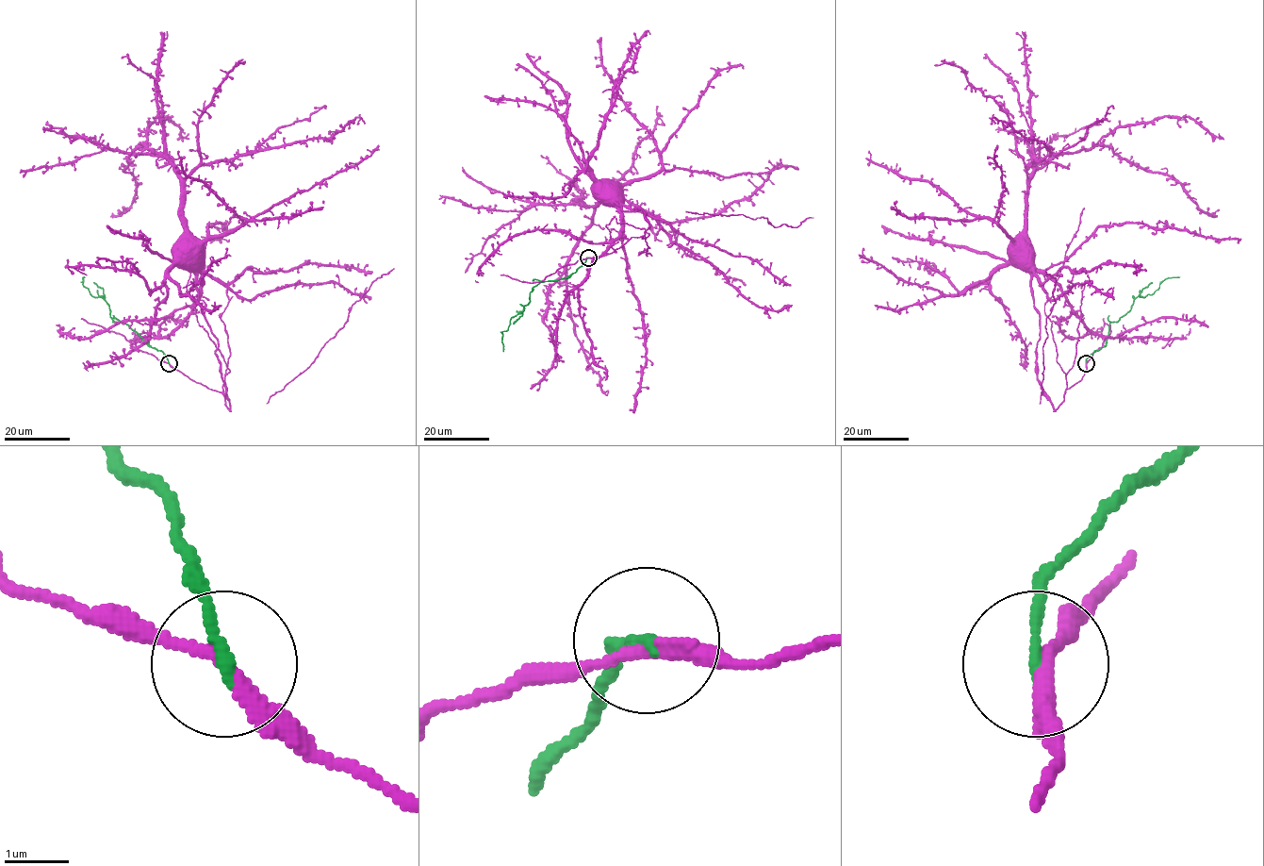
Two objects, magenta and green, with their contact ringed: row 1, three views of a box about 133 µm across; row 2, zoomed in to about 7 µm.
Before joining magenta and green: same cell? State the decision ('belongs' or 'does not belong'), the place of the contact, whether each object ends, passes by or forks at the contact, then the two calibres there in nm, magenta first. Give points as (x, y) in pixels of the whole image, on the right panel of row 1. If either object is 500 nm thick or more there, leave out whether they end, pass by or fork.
does not belong; place (1086, 363); magenta passes by; green ends; calibres 220 and 180 nm

